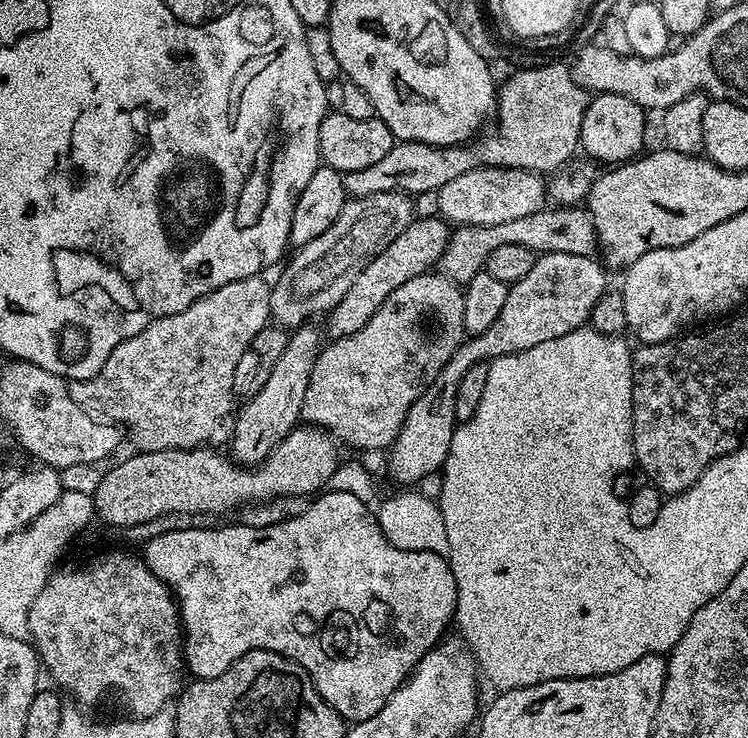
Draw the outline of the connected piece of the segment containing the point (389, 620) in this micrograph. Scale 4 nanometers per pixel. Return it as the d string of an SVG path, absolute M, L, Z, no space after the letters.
M324 490L311 501L309 508L300 513L289 515L276 524L256 527L247 522L228 524L225 528L176 528L173 532L164 532L156 536L144 548L143 564L172 590L180 606L180 623L182 625L182 647L187 671L195 679L218 678L235 660L242 658L250 650L270 650L298 662L314 682L318 694L346 722L365 720L378 710L382 710L384 701L399 684L402 684L412 669L431 648L445 639L450 625L456 615L456 583L447 559L429 552L398 550L382 534L373 509L354 494L333 490Z

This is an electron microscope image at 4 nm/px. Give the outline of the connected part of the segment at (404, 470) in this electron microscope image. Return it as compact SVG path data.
M557 252L537 255L534 266L530 266L530 274L526 274L526 278L509 287L506 306L502 306L498 318L494 318L494 326L490 326L490 330L486 330L481 336L472 336L467 342L457 346L450 362L442 366L442 370L428 383L428 387L414 402L414 406L410 406L402 430L396 435L396 440L387 453L391 478L396 479L400 486L416 486L427 476L439 473L446 462L452 434L458 424L454 414L454 398L462 374L466 374L466 370L470 370L474 364L488 362L506 354L518 354L522 350L530 350L530 346L538 346L538 342L550 342L550 338L562 338L562 334L570 334L575 328L585 327L594 310L594 302L598 302L598 298L606 291L603 271L605 272L605 269L601 261L592 256L575 256Z

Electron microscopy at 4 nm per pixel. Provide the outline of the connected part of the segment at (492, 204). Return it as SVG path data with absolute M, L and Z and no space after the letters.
M475 168L466 174L458 174L454 182L446 182L436 193L438 198L438 213L449 225L459 226L473 224L474 226L494 226L498 222L514 222L514 218L526 218L526 214L539 212L546 204L546 180L543 175L527 172L521 168Z

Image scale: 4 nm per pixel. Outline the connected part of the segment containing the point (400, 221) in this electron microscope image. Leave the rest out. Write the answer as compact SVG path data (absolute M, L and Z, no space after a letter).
M379 192L349 199L334 224L310 242L303 244L301 248L295 249L291 253L292 261L290 256L283 265L284 273L277 278L276 284L274 280L271 285L272 293L268 299L272 311L271 319L285 330L295 330L315 321L312 320L315 316L323 317L331 308L338 306L338 302L342 302L342 294L346 294L354 278L358 278L364 267L382 250L386 250L386 246L390 246L390 242L394 242L394 238L398 238L398 234L402 234L406 226L410 226L413 218L414 200L406 192Z

